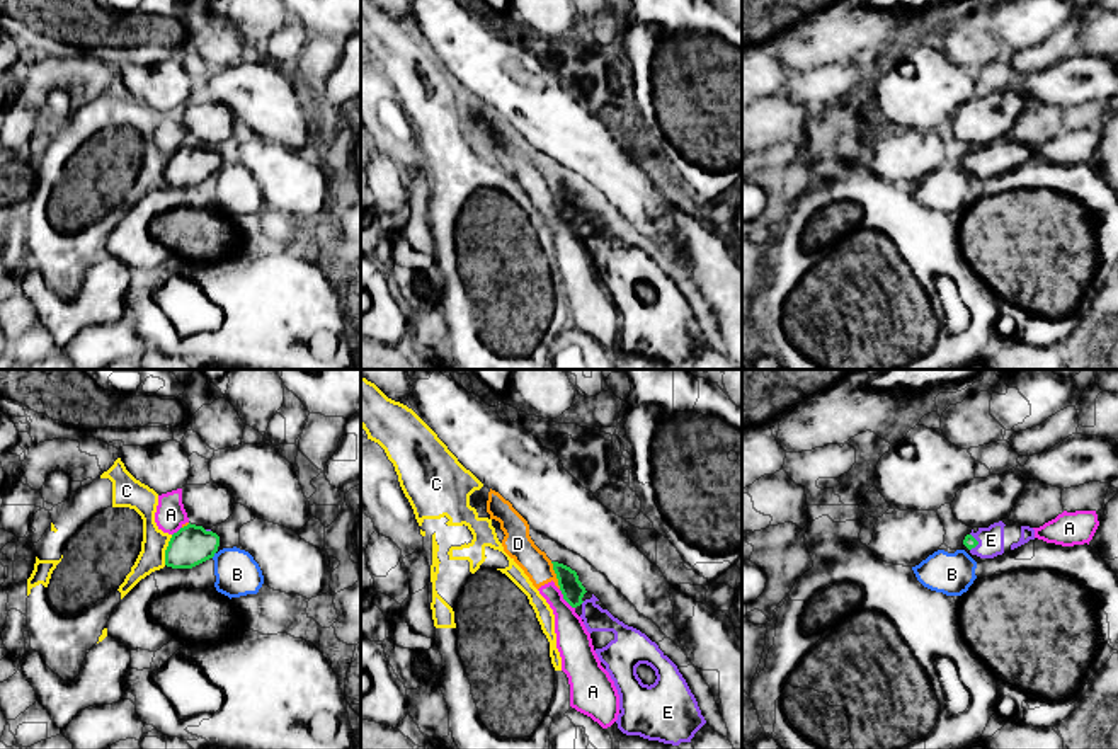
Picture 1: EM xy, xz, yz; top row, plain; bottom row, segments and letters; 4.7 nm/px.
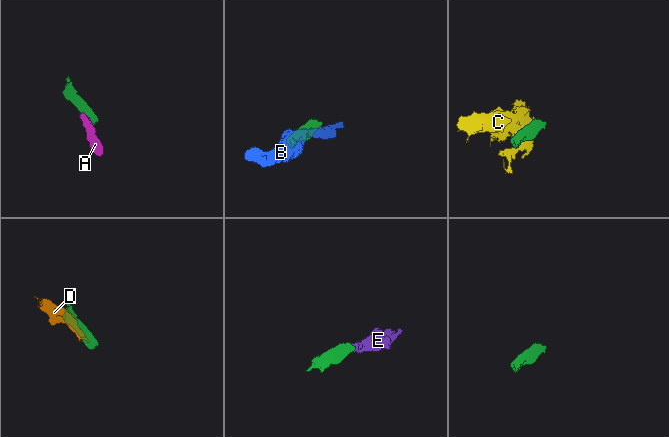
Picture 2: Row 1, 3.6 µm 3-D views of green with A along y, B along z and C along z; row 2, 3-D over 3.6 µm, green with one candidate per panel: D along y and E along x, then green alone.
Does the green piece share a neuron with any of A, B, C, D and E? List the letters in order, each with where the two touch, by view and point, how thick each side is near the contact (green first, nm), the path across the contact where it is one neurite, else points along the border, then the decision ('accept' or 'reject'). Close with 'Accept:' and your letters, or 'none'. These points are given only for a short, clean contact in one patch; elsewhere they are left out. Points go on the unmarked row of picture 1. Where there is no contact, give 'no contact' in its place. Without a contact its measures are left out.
A: contact xz (565, 218); calibres 110 and 170 nm; border xz (558, 208), (574, 227); reject
B: contact xy (213, 174); calibres 190 and 200 nm; reject
C: contact xy (165, 169); calibres 190 and 130 nm; reject
D: contact xz (557, 194); calibres 110 and 140 nm; reject
E: contact yz (977, 160); calibres 60 and 130 nm; way yz (969, 160), (977, 160), (991, 159); accept
Accept: E

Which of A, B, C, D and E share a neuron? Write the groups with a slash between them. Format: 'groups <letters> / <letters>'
groups A D / B / C / E

